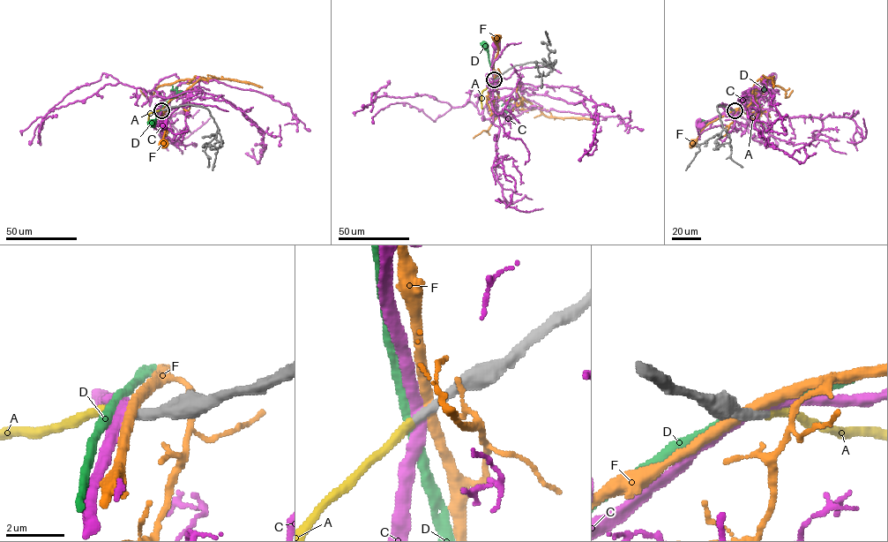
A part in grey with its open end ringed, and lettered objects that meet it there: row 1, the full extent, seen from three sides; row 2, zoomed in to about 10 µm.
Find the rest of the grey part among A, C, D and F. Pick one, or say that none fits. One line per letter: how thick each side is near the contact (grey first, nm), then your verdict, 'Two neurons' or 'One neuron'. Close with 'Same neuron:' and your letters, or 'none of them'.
A: Thickness 320 nm (grey) against 360 nm. One neuron
C: Thickness 360 nm (grey) against 340 nm. Two neurons
D: Thickness 320 nm (grey) against 320 nm. Two neurons
F: Thickness 420 nm (grey) against 360 nm. Two neurons
Same neuron: A

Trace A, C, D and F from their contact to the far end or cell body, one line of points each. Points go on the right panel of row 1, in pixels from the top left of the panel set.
A: (735, 109), (763, 124)
C: (734, 109), (698, 124)
D: (735, 109), (700, 124)
F: (734, 109), (709, 123), (693, 143)

